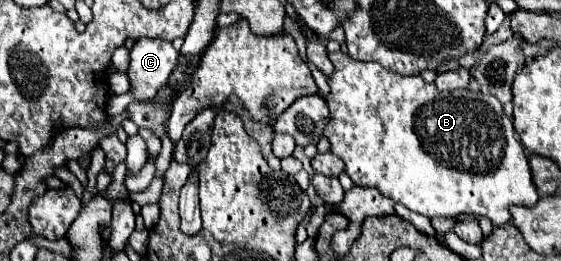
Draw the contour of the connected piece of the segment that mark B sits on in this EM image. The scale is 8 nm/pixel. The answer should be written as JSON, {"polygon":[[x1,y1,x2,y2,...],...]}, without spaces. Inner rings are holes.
{"polygon":[[328,53,332,65,334,65,334,73,328,79,330,85,330,95,328,95,328,107,330,107,330,121,324,129,324,135,328,137,328,141,332,143,332,153,338,155,344,165,346,165,346,173,350,175,350,179,358,185,358,187,374,187,378,189,384,197,390,197,394,203,402,203,408,209,434,219,434,217,452,217,458,219,464,213,472,213,472,215,482,215,488,217,492,221,494,227,502,227,506,223,510,223,512,215,510,215,510,207,512,205,522,205,522,207,534,207,540,199,532,173,530,173,530,165,528,165,528,157,524,153,524,147,520,145,520,141,516,141,514,137,514,125,512,119,502,115,502,105,496,97,484,95,480,91,454,91,454,93,442,93,436,89,434,83,424,83,424,79,420,75,412,75,412,77,402,77,402,75,394,75,388,69,384,69,378,63,358,63,354,61,350,55,344,53]]}

